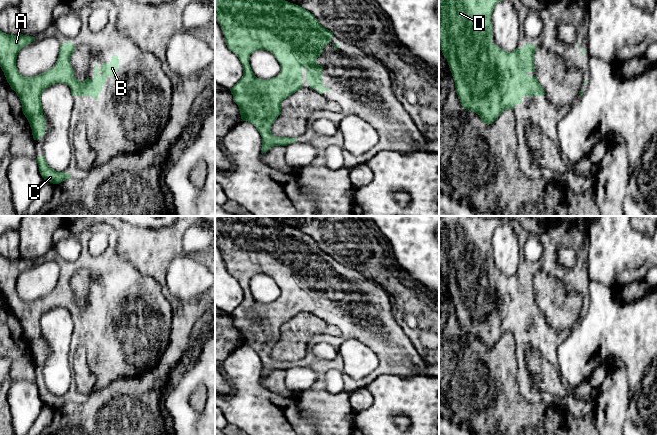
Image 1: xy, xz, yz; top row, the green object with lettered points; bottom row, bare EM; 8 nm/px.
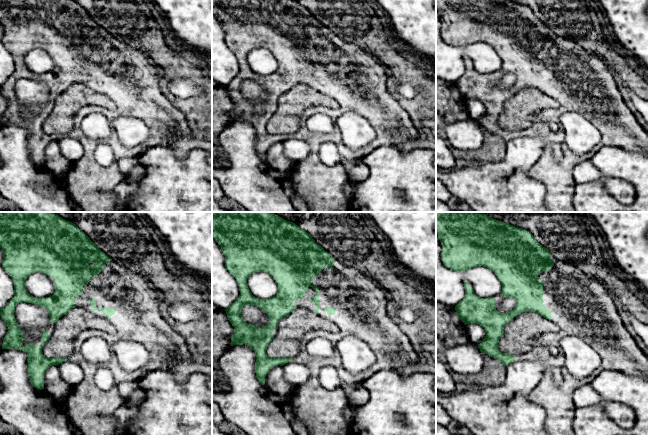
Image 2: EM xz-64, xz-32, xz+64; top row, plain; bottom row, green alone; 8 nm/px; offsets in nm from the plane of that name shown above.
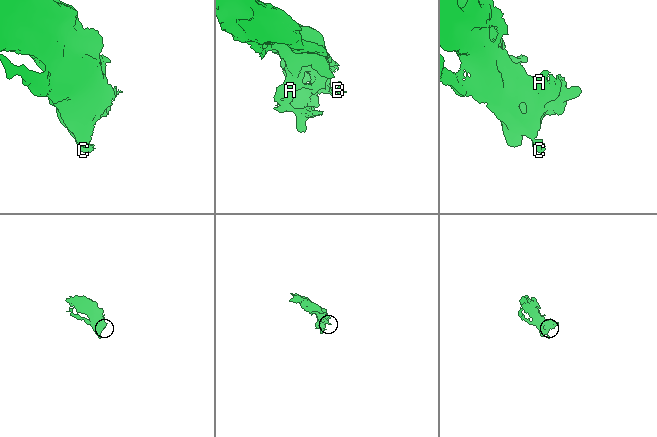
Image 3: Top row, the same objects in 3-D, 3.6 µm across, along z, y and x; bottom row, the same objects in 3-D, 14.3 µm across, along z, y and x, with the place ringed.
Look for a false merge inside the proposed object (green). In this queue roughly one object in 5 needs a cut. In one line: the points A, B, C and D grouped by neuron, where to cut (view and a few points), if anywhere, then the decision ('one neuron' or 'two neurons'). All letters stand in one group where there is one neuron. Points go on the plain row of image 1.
groups A B C D; cut none; one neuron

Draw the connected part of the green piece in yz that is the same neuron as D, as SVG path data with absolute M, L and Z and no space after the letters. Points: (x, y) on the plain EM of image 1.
M443 216L439 218L439 273L447 283L452 297L456 317L464 333L475 336L482 346L489 349L506 333L514 333L516 328L522 327L524 320L544 320L545 316L536 300L528 300L528 296L535 296L533 268L525 268L523 272L516 272L507 276L492 267L491 239L495 229L504 223L508 216Z

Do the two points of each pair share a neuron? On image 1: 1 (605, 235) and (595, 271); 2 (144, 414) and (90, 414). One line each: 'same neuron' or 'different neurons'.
1: same neuron
2: same neuron

